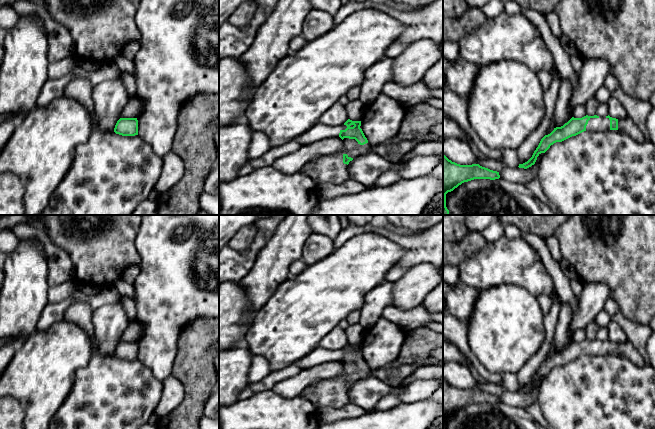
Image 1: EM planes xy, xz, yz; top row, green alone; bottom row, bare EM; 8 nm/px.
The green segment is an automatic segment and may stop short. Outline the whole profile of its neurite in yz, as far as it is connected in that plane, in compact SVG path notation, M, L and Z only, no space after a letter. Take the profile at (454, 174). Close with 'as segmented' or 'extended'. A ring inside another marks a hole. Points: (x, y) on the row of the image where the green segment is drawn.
M443 154L443 215L449 215L446 207L446 194L464 182L474 179L499 179L499 172L482 167L479 164L460 165L449 160Z; as segmented

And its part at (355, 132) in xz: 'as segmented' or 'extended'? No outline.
extended

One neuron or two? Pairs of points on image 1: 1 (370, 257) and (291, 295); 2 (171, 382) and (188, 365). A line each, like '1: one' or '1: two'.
1: one
2: two

